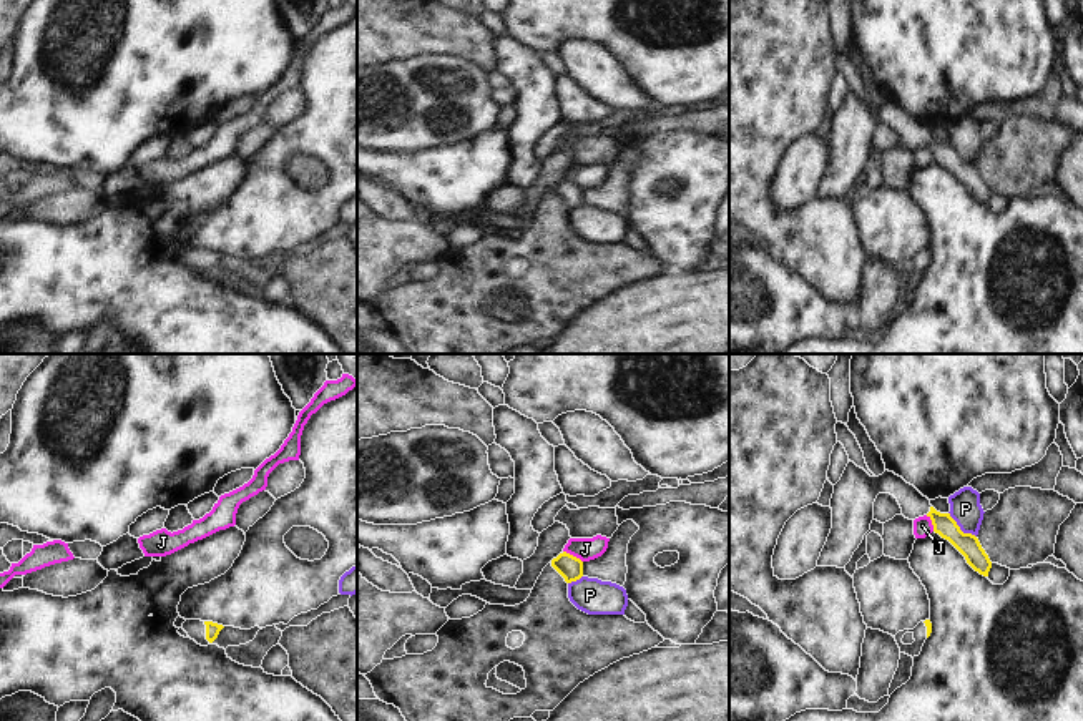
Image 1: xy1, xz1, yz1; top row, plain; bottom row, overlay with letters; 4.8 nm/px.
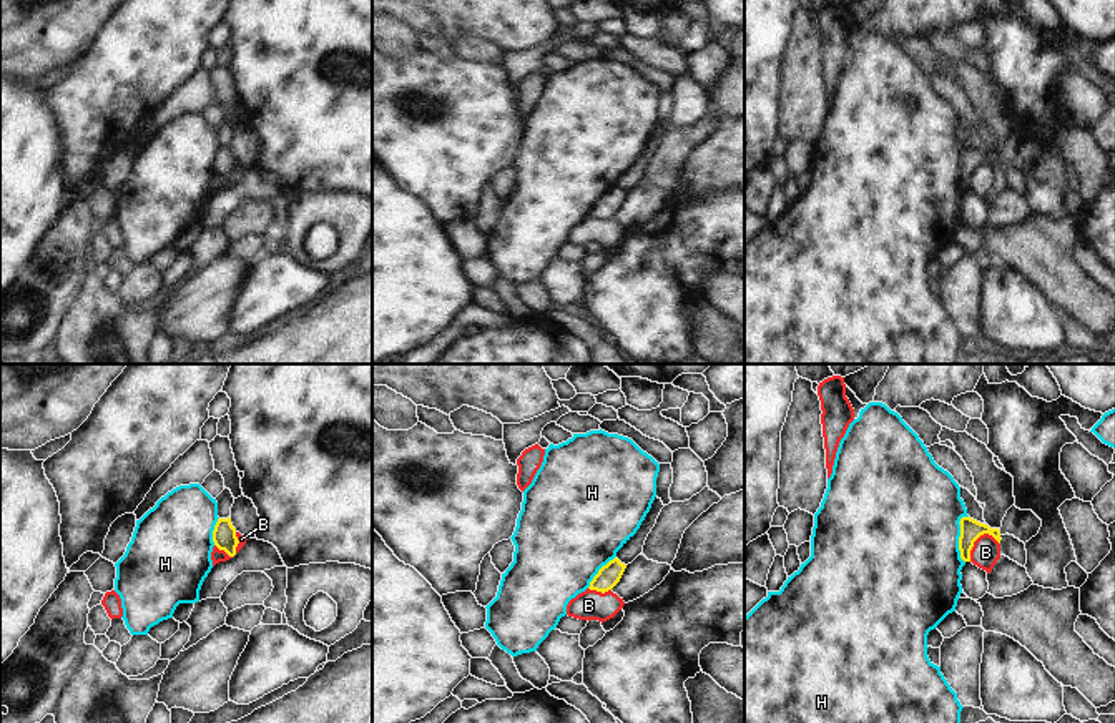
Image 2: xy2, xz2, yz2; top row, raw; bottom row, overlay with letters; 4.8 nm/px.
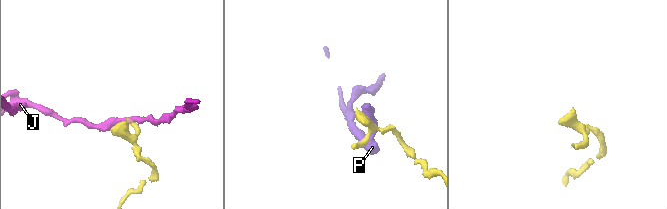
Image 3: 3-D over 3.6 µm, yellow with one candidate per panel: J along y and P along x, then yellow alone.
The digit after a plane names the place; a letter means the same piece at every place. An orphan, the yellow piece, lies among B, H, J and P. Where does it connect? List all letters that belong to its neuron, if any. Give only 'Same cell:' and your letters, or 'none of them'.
Same cell: none of them

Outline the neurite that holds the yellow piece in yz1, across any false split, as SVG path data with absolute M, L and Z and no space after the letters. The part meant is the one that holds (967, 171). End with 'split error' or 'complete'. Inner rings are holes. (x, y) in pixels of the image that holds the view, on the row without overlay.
M850 88L840 108L834 113L831 126L832 156L817 194L844 196L850 189L864 163L870 158L874 130L879 121L894 123L902 143L909 148L927 143L932 148L934 159L948 168L975 199L988 204L992 189L978 166L963 161L950 141L937 140L927 125L894 100L885 98L879 105L870 105Z; split error

